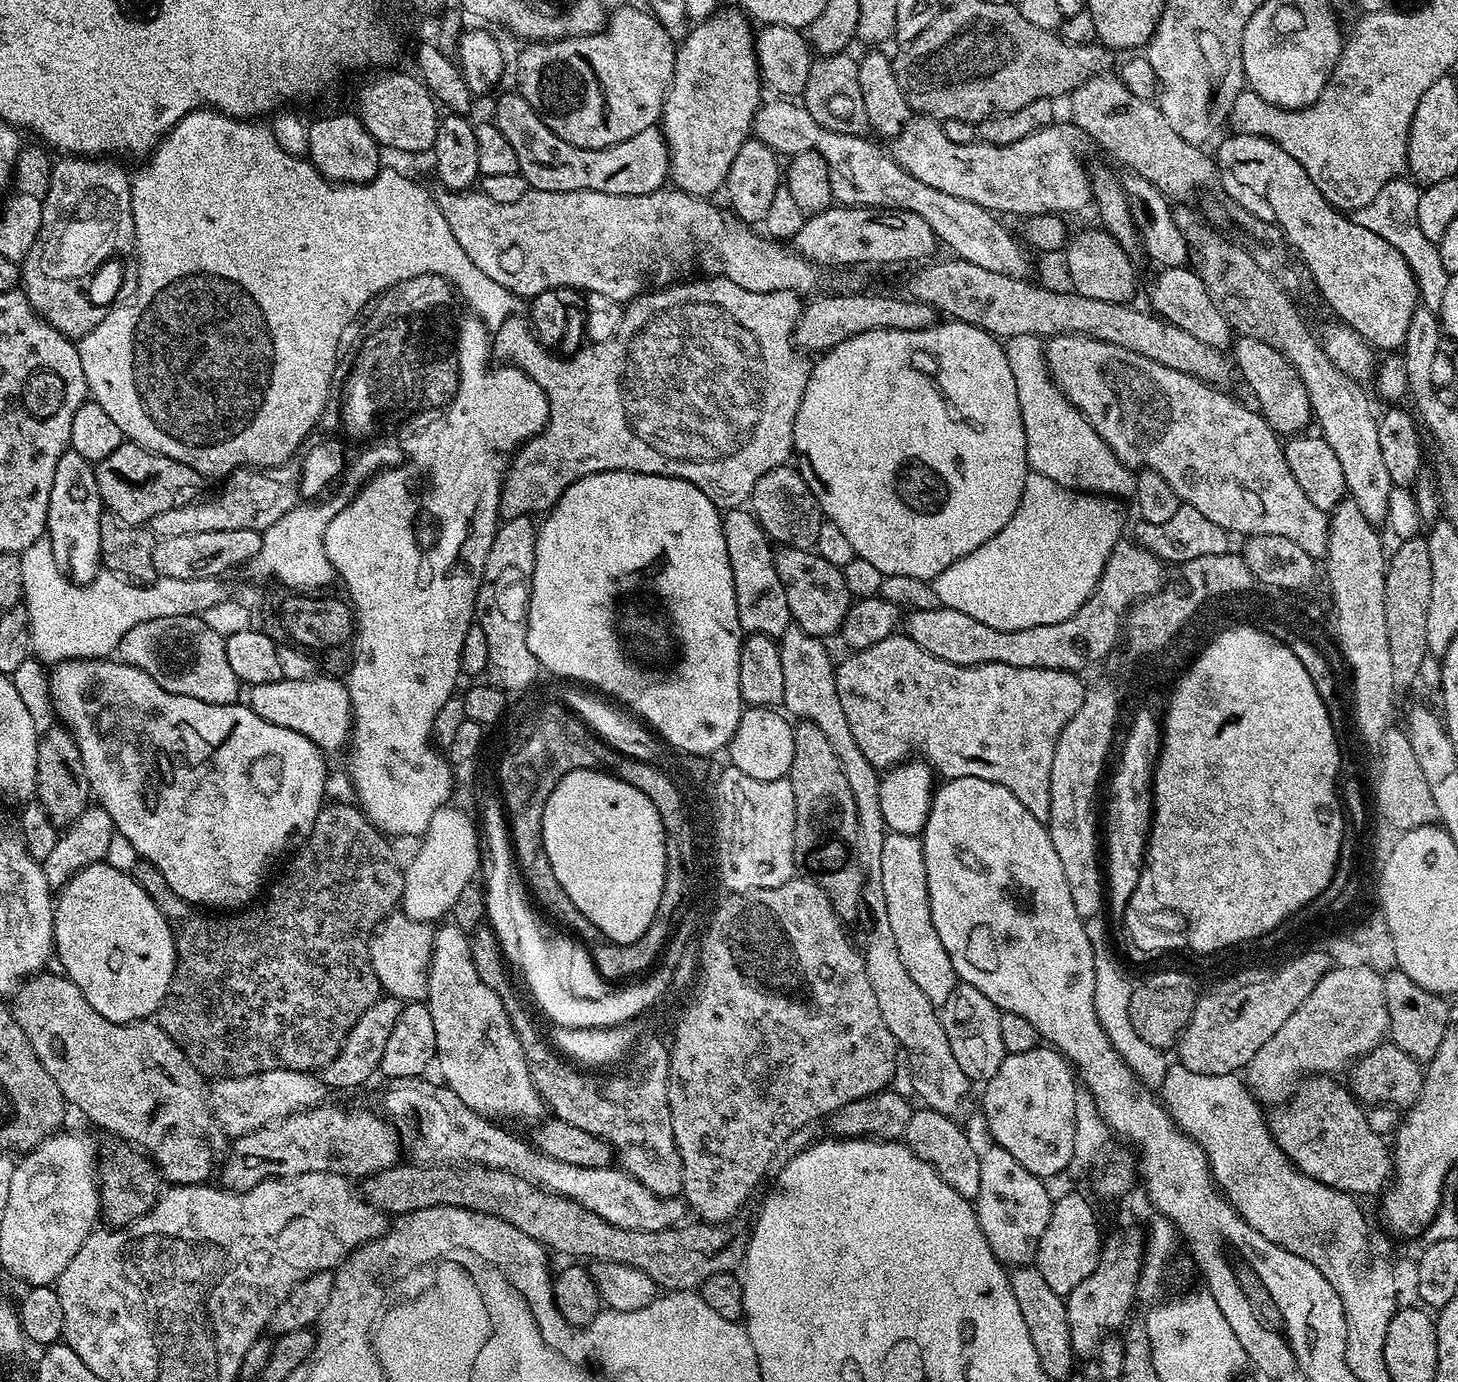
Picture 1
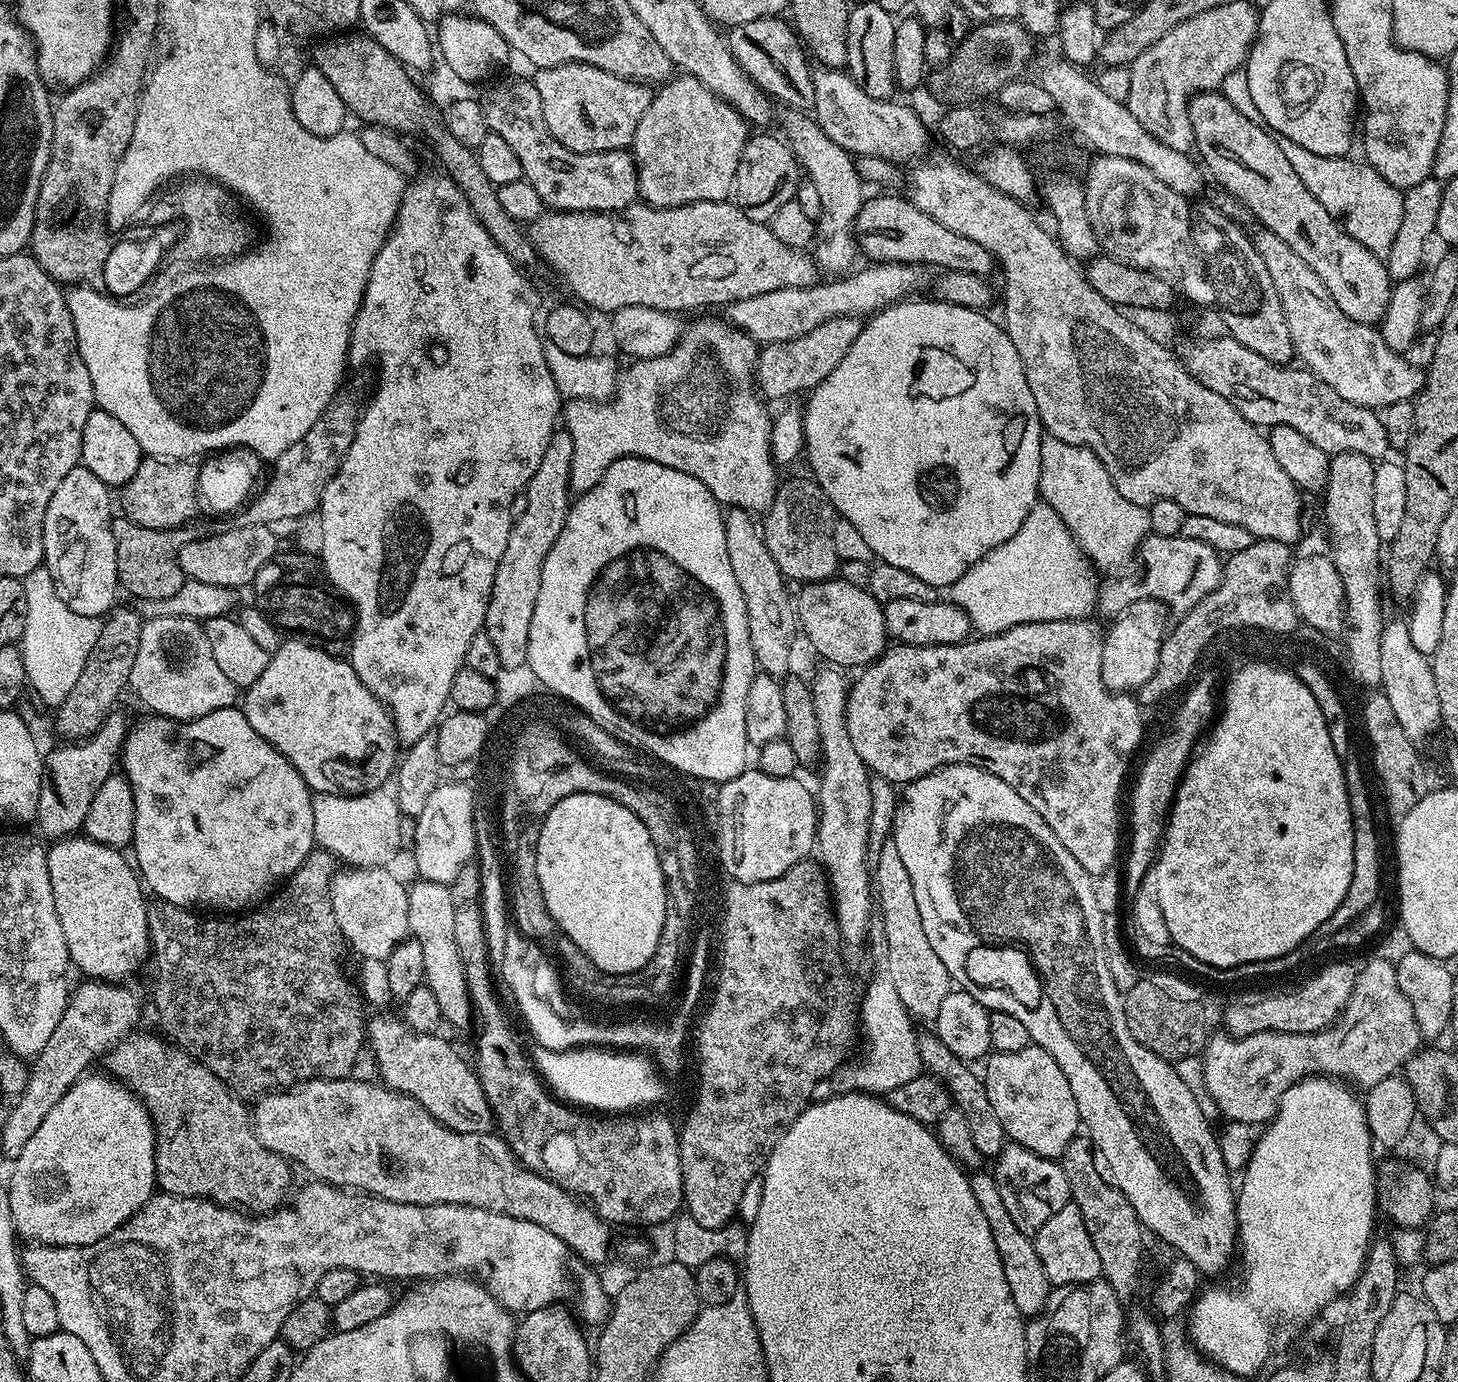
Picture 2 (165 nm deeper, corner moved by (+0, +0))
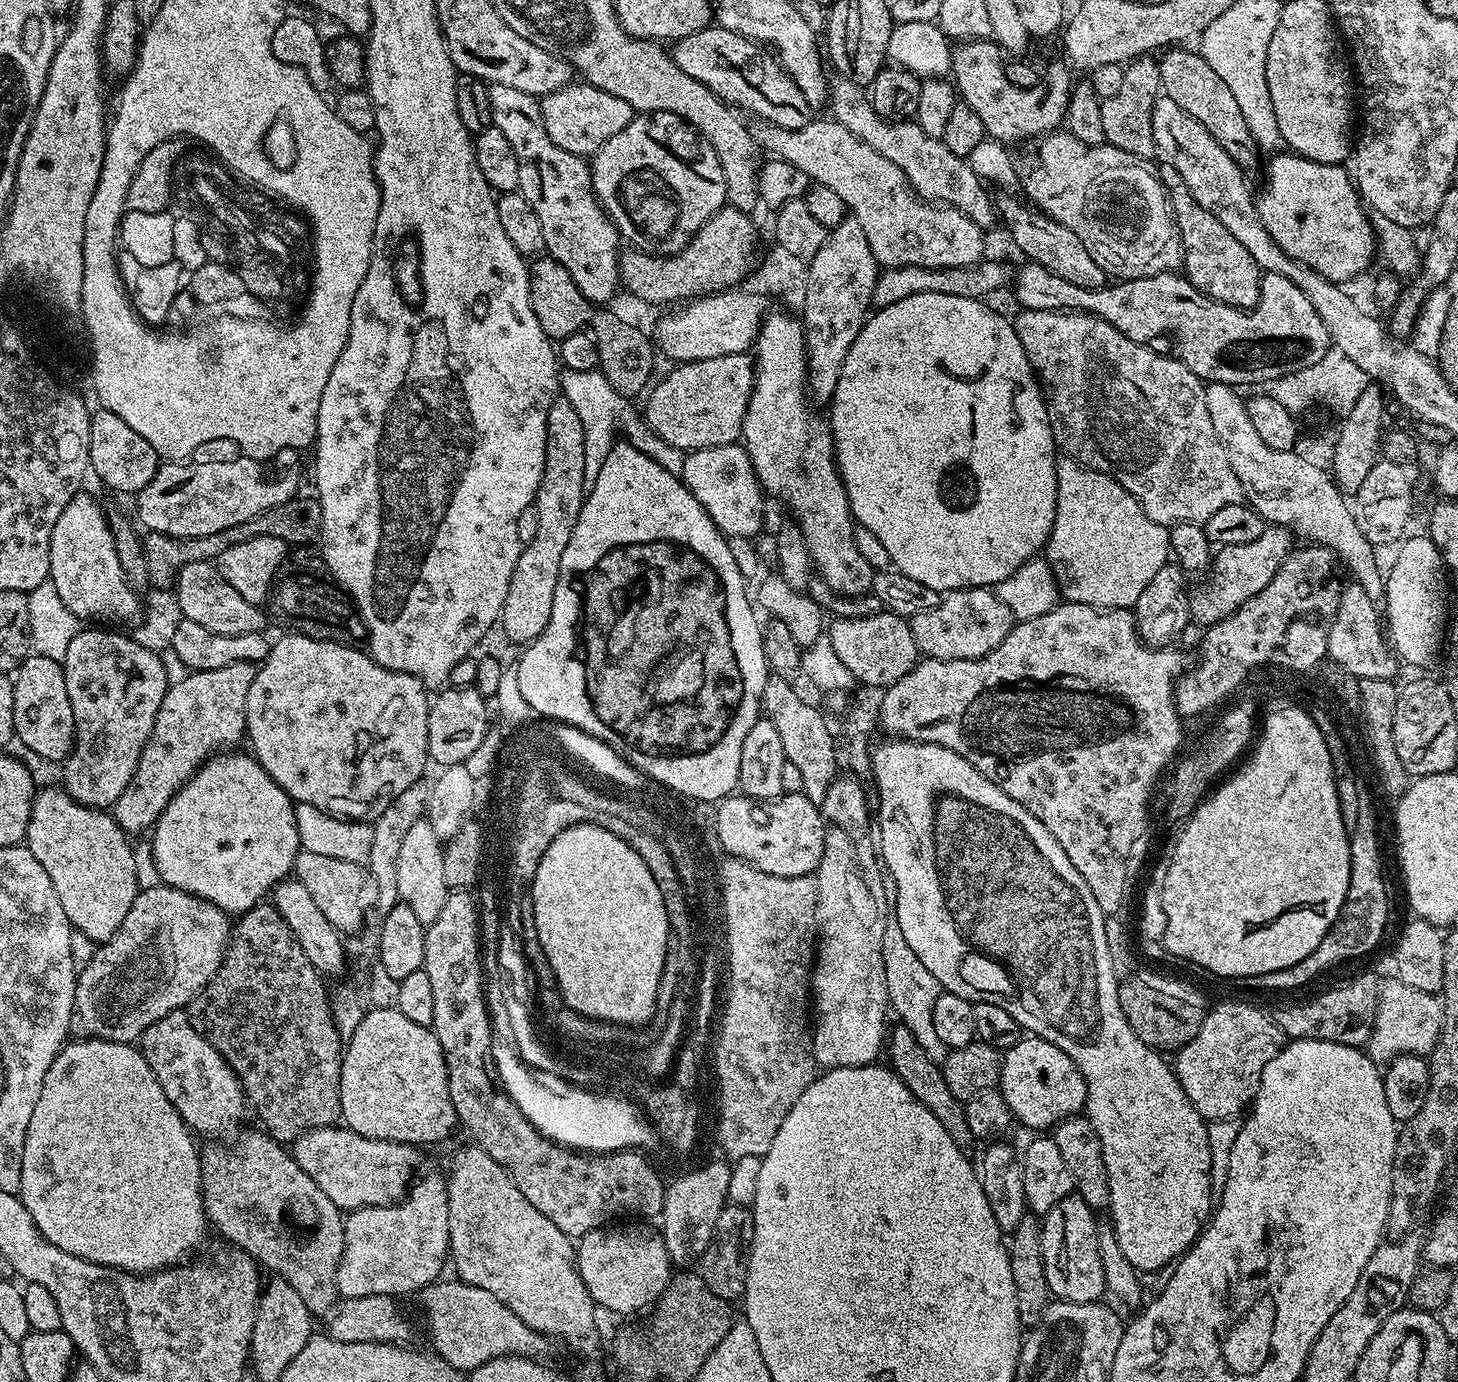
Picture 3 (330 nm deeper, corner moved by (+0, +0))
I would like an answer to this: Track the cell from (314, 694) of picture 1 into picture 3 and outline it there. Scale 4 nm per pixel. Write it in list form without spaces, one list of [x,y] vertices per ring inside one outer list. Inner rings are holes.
[[[284,634],[280,641],[273,643],[268,649],[268,657],[257,667],[254,682],[250,682],[250,694],[246,694],[246,740],[252,743],[251,755],[256,761],[286,790],[286,794],[296,804],[309,803],[318,810],[331,816],[343,817],[351,821],[367,821],[375,818],[402,794],[402,790],[410,790],[410,786],[421,783],[424,767],[429,767],[428,743],[426,742],[426,724],[428,722],[429,689],[416,676],[405,672],[386,670],[377,660],[373,660],[367,651],[347,643],[335,644],[332,638],[315,640],[299,634]]]

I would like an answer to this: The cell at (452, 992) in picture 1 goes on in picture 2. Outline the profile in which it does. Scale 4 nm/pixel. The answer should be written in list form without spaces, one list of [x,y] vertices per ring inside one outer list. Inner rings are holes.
[[[421,879],[415,883],[408,888],[408,931],[411,939],[422,946],[424,983],[434,990],[441,1021],[445,1025],[464,1028],[468,1023],[473,1023],[474,1009],[462,970],[462,960],[458,958],[458,942],[454,942],[454,914],[458,905],[454,898],[450,898],[448,885]]]

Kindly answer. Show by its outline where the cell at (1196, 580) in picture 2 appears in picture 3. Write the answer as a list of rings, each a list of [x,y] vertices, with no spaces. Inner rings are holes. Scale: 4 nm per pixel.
[[[1283,526],[1265,527],[1262,538],[1244,542],[1242,546],[1220,548],[1212,557],[1208,584],[1200,584],[1188,592],[1188,610],[1193,625],[1211,626],[1224,620],[1230,613],[1241,608],[1254,594],[1266,590],[1270,578],[1278,574],[1282,562],[1293,551],[1293,533]]]

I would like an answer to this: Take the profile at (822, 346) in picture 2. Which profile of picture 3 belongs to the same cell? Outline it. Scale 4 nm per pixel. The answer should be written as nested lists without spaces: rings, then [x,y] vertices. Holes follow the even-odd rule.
[[[748,352],[732,353],[724,357],[677,363],[673,368],[673,372],[665,380],[657,379],[647,393],[648,405],[642,408],[642,419],[650,431],[658,434],[662,442],[670,442],[670,446],[681,448],[685,454],[696,452],[699,448],[737,443],[744,431],[748,399],[756,381],[753,357]]]

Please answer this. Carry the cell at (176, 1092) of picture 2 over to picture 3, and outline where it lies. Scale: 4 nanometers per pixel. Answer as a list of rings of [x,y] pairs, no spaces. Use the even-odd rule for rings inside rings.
[[[260,1130],[242,1136],[235,1141],[237,1144],[233,1148],[227,1148],[229,1145],[224,1142],[212,1142],[208,1149],[200,1152],[200,1189],[204,1195],[207,1223],[214,1224],[230,1243],[236,1244],[232,1246],[248,1253],[257,1265],[273,1268],[279,1279],[294,1286],[313,1317],[327,1317],[338,1303],[336,1267],[344,1249],[342,1210],[318,1190],[318,1182],[298,1166],[291,1151],[273,1136]]]

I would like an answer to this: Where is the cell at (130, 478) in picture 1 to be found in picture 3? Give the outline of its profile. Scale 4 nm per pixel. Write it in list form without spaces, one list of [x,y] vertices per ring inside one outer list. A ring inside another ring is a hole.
[[[243,454],[237,457],[237,460],[204,460],[201,464],[161,463],[154,478],[150,478],[150,482],[135,497],[139,523],[144,523],[148,532],[178,539],[219,536],[298,496],[294,473],[284,472],[271,480],[264,473],[265,465],[261,461],[251,460]]]

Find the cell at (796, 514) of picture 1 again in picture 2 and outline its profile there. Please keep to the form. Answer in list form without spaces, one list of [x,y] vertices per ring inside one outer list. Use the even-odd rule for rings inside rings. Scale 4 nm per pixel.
[[[794,478],[786,483],[784,481],[777,487],[774,502],[762,518],[762,531],[767,549],[778,563],[778,568],[785,579],[796,580],[798,584],[812,583],[814,581],[831,580],[839,571],[840,559],[834,550],[834,522],[838,519],[835,508],[820,484],[815,479]]]

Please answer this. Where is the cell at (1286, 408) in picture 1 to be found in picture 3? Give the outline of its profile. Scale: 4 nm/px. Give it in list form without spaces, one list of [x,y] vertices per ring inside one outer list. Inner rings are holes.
[[[1164,162],[1161,165],[1158,175],[1168,192],[1180,235],[1183,275],[1202,295],[1212,300],[1235,308],[1252,308],[1260,297],[1262,273],[1258,262],[1250,258],[1249,252],[1239,244],[1234,234],[1230,234],[1230,230],[1226,230],[1226,226],[1222,226],[1222,222],[1218,222],[1218,218],[1214,218],[1214,214],[1210,214],[1210,210],[1202,210],[1202,206],[1194,202],[1194,194],[1190,194],[1186,182],[1182,182],[1182,174],[1178,174],[1172,164]]]

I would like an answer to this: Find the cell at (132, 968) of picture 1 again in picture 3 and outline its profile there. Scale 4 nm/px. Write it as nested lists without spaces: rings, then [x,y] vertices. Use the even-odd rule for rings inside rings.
[[[41,787],[32,802],[26,846],[54,882],[58,902],[62,902],[73,929],[86,934],[86,938],[109,940],[122,926],[130,906],[134,906],[138,885],[131,843],[128,833],[120,829],[111,814],[78,803],[63,787]]]

